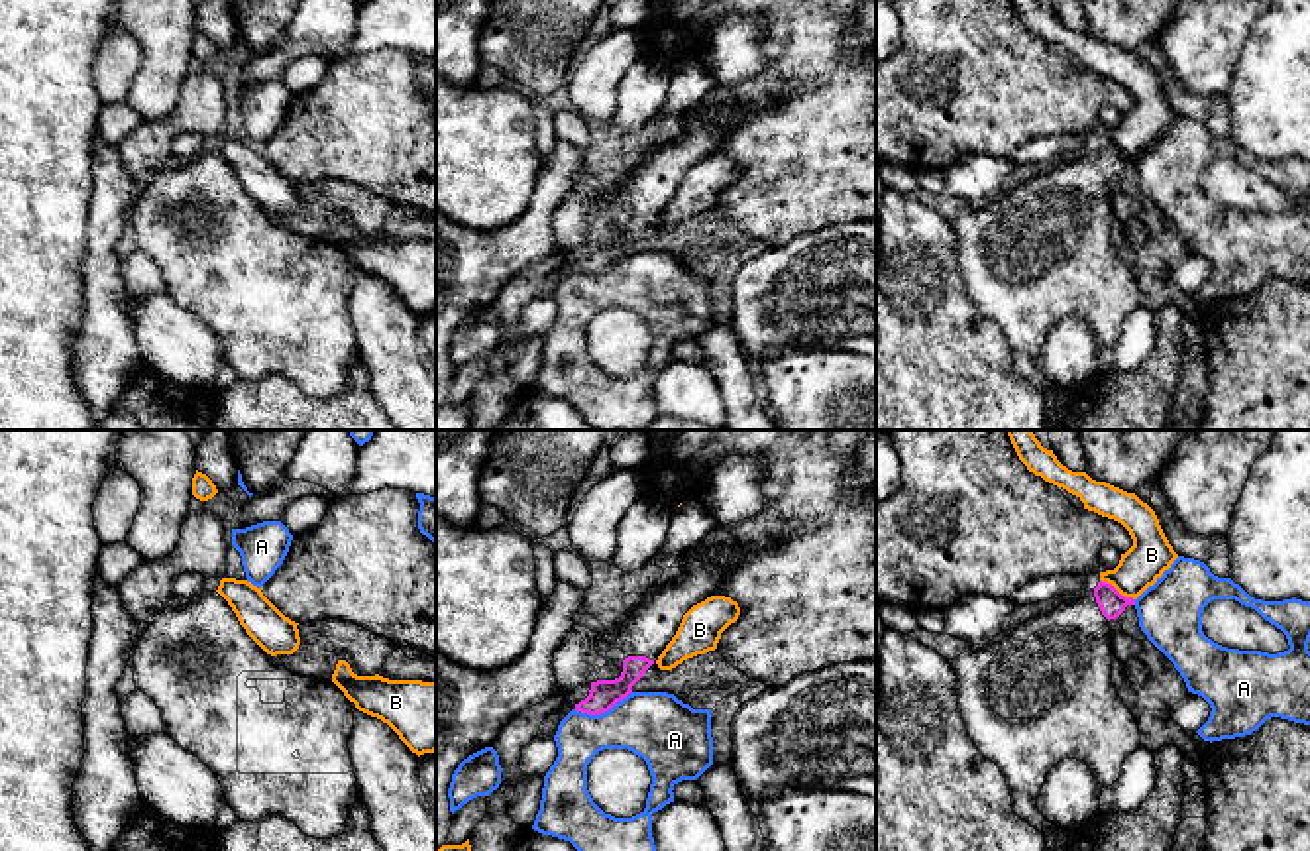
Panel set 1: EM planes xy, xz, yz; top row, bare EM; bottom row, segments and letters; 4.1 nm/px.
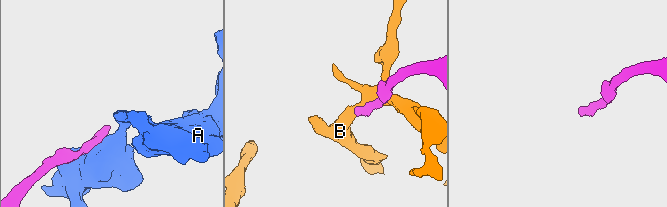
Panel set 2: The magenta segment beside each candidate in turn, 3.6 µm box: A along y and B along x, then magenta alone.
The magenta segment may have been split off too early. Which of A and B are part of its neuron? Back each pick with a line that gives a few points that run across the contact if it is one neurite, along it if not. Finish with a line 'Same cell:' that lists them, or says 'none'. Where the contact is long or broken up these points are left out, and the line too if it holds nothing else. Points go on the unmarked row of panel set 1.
Same cell: none

